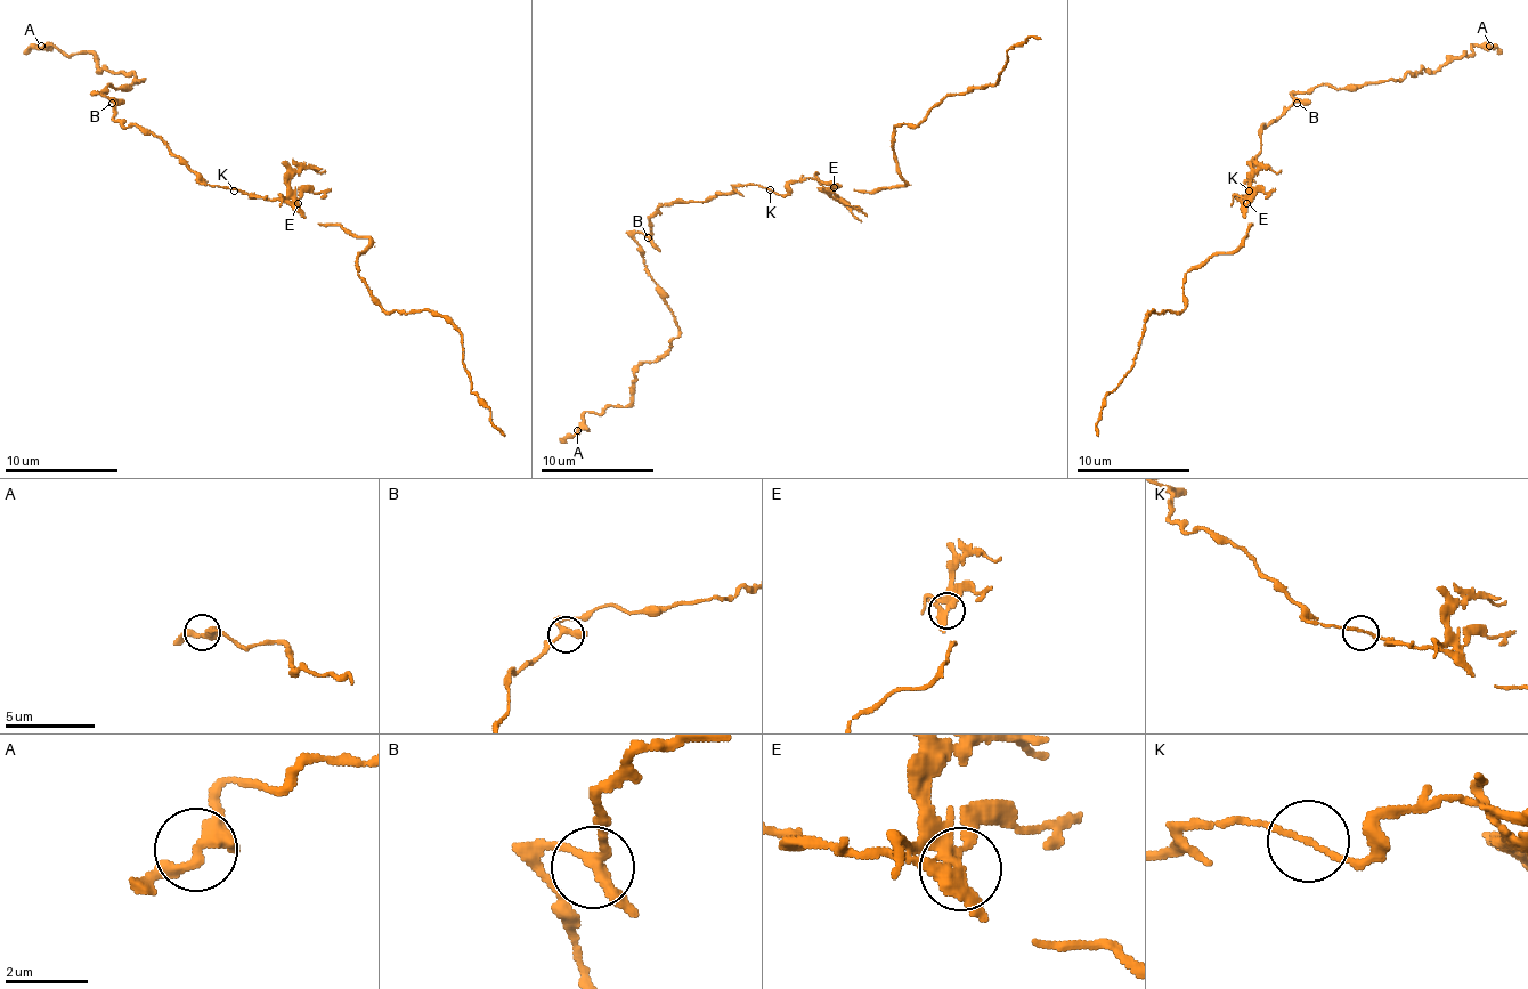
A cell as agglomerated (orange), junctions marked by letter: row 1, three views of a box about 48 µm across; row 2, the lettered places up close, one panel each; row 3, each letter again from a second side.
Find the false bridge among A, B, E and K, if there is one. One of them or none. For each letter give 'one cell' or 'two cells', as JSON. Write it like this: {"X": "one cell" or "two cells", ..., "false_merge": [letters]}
{"A": "one cell", "B": "one cell", "E": "two cells", "K": "one cell", "false_merge": ["E"]}

